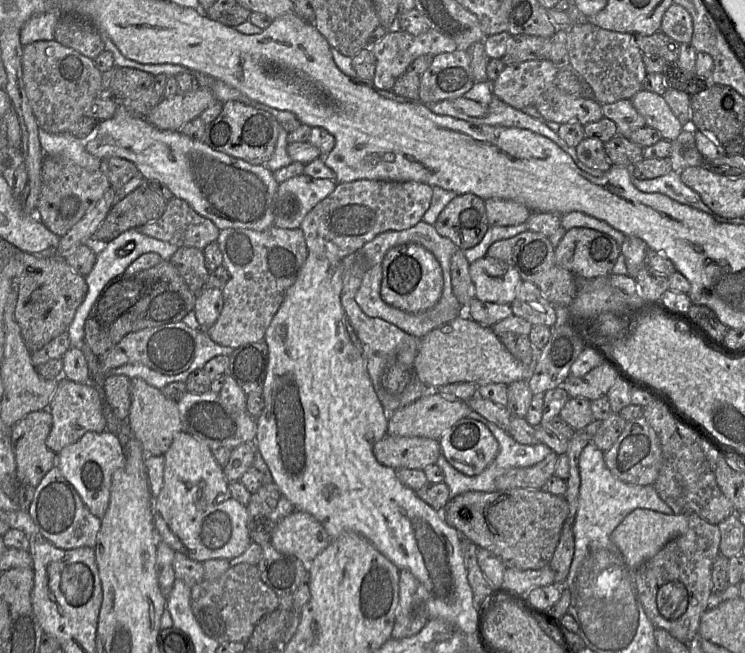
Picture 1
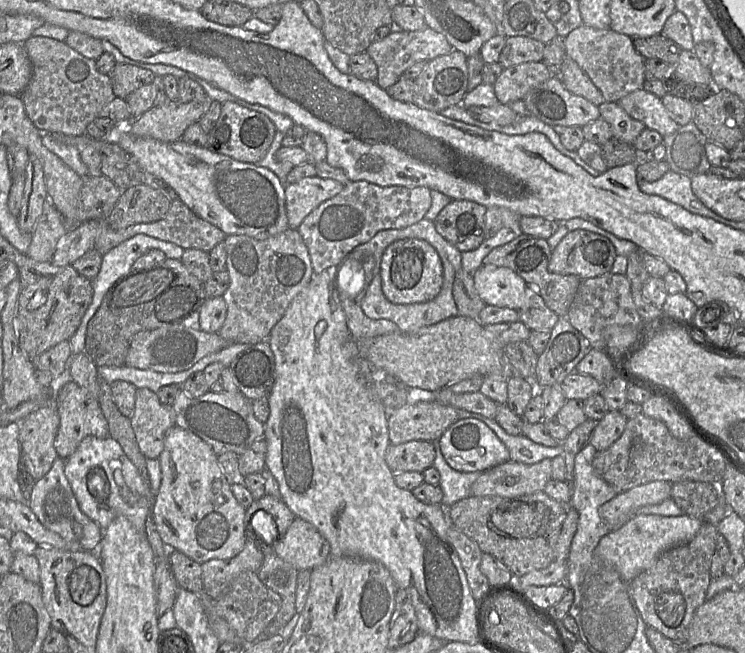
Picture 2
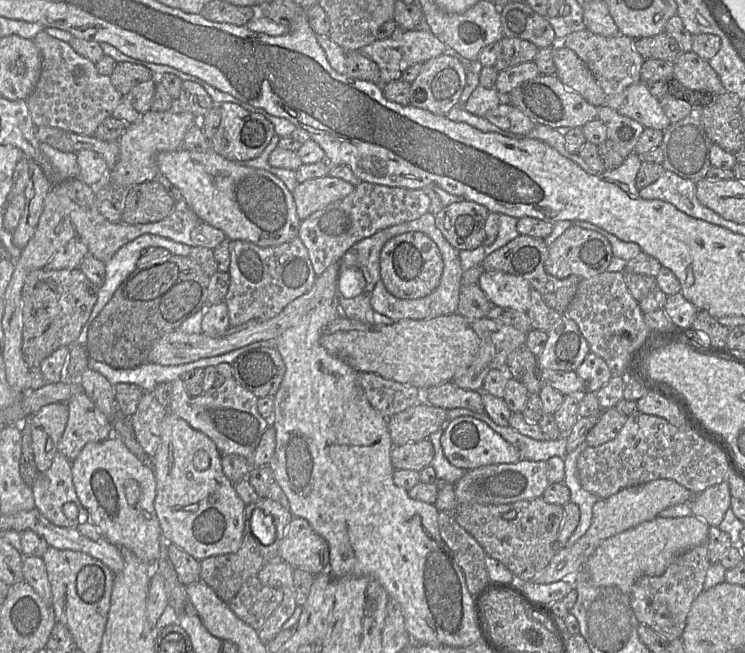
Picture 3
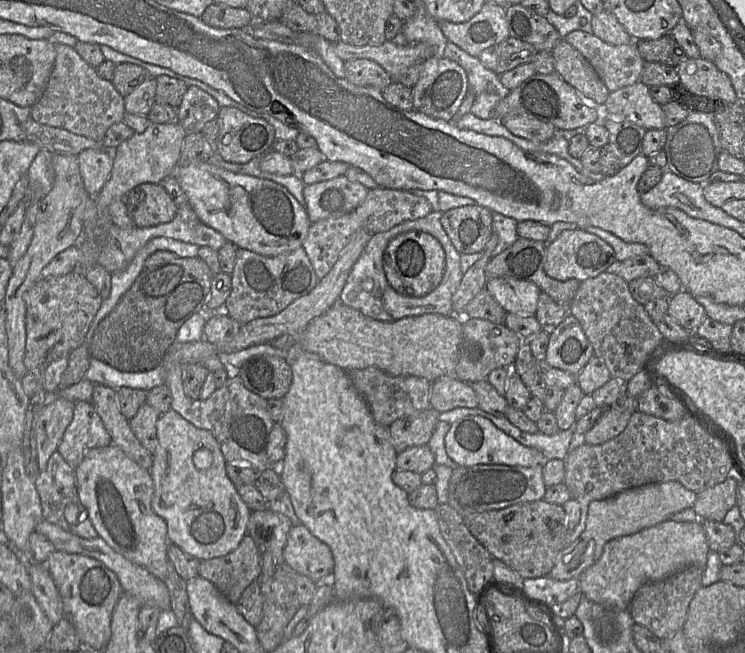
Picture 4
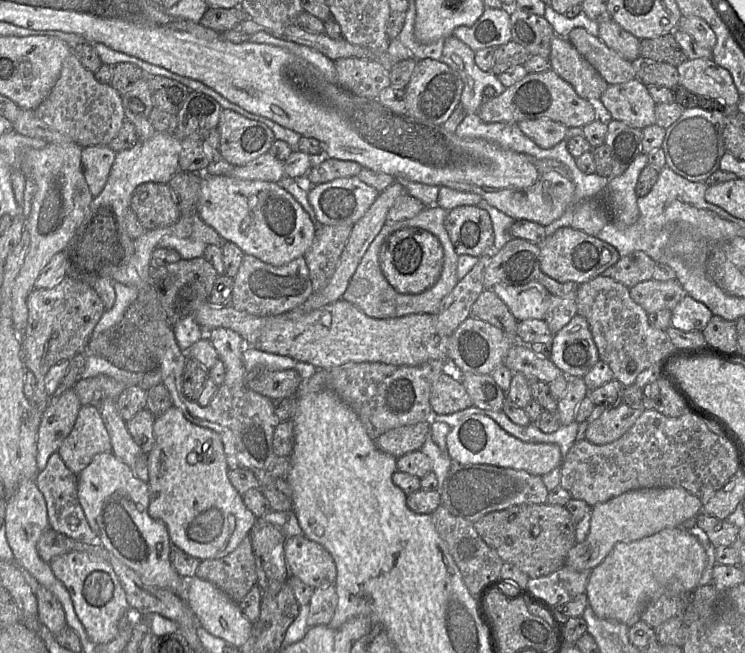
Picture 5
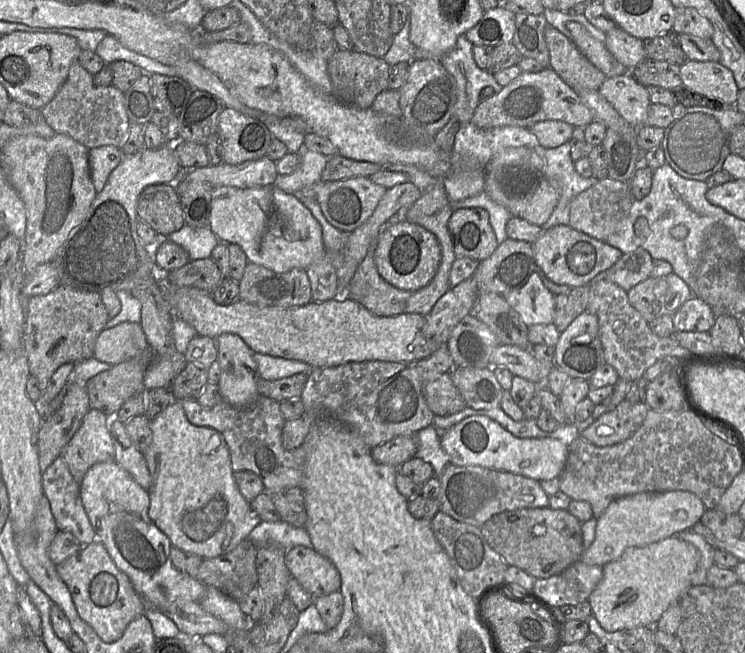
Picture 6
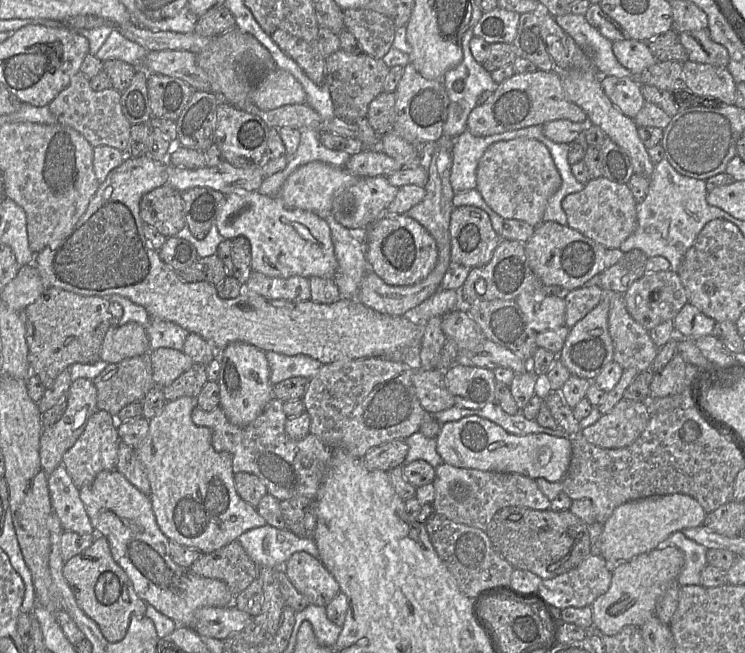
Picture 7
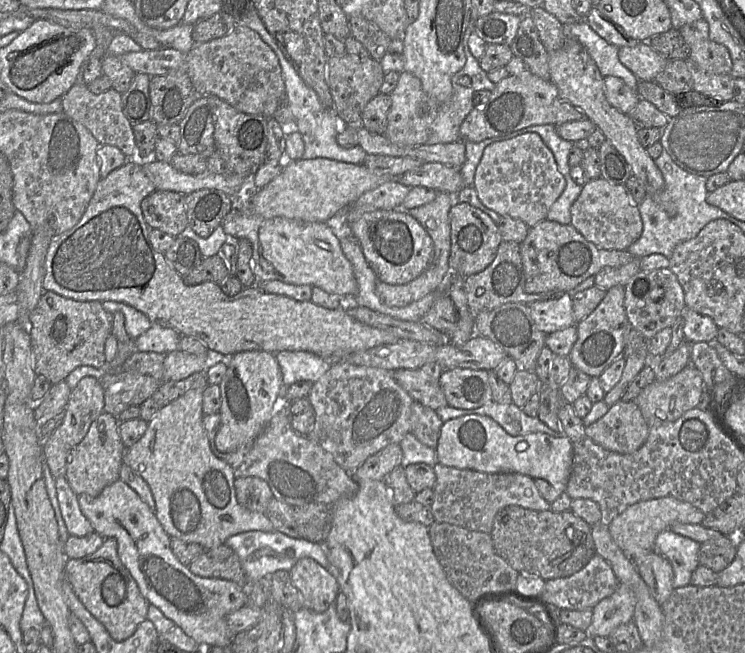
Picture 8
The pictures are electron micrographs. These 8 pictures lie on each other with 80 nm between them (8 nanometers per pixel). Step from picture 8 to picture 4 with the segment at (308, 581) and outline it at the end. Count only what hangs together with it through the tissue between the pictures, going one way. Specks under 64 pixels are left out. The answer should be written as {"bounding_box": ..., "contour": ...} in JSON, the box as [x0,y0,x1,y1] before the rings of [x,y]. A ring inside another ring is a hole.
{"bounding_box":[283,522,334,584],"contour":[[[300,522],[288,532],[283,559],[294,574],[305,575],[316,584],[329,581],[333,573],[334,559],[330,548]]]}

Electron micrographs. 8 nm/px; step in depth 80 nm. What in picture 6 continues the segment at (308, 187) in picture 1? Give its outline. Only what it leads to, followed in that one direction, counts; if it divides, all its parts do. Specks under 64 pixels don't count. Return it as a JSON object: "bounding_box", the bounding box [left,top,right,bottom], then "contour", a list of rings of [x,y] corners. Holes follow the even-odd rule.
{"bounding_box":[316,177,387,232],"contour":[[[352,177],[348,179],[324,182],[316,201],[325,218],[335,228],[351,232],[362,225],[375,211],[387,188],[374,183],[369,177]]]}

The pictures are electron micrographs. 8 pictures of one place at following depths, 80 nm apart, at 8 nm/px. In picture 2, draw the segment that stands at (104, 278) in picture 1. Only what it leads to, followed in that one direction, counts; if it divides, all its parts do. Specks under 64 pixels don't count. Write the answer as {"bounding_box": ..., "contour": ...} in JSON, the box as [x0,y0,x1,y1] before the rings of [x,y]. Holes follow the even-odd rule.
{"bounding_box":[69,234,185,355],"contour":[[[137,234],[125,240],[124,242],[120,243],[116,247],[112,248],[110,251],[108,251],[106,254],[102,256],[102,263],[99,273],[92,280],[92,287],[93,287],[92,301],[88,306],[87,310],[85,311],[85,314],[81,319],[79,327],[69,340],[73,355],[81,353],[83,351],[85,352],[85,339],[86,339],[88,322],[98,310],[107,291],[118,279],[125,276],[132,270],[132,265],[140,256],[143,256],[144,254],[146,254],[148,251],[151,250],[161,250],[162,252],[165,253],[168,259],[180,260],[185,249],[168,241],[163,241],[145,234]]]}

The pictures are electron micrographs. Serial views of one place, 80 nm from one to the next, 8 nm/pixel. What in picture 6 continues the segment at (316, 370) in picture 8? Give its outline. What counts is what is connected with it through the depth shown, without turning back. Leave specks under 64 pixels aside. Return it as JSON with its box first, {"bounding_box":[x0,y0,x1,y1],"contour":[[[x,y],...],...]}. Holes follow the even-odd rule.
{"bounding_box":[254,352,313,380],"contour":[[[254,352],[260,379],[278,380],[298,373],[309,374],[313,367],[305,362]]]}

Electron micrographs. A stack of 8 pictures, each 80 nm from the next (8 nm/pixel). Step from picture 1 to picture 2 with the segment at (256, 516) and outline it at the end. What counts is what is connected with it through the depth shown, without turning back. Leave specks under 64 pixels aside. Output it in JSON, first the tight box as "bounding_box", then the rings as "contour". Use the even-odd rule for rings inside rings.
{"bounding_box":[246,494,295,550],"contour":[[[265,494],[260,499],[254,499],[253,502],[246,509],[246,536],[253,540],[257,540],[262,550],[267,550],[267,547],[271,547],[271,549],[273,550],[273,545],[266,545],[262,541],[260,541],[251,527],[252,516],[258,510],[266,511],[273,517],[278,531],[278,539],[279,537],[285,534],[288,527],[293,522],[295,515],[292,513],[289,507],[283,502],[282,499],[277,499],[267,494]]]}

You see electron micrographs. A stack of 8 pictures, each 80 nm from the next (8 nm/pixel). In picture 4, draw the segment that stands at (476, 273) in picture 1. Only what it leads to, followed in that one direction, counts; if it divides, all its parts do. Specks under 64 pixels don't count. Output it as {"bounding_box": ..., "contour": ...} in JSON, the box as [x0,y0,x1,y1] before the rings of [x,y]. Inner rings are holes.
{"bounding_box":[485,277,541,316],"contour":[[[498,277],[487,279],[485,290],[507,313],[535,316],[541,290],[534,283]]]}

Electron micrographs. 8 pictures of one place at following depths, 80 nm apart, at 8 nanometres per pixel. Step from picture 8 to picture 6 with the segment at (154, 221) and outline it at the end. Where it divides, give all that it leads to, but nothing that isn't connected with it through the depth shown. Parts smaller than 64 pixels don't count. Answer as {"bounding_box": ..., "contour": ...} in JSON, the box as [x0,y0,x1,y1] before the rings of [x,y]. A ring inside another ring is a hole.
{"bounding_box":[137,183,185,238],"contour":[[[174,183],[151,184],[138,197],[137,216],[162,238],[185,225]]]}

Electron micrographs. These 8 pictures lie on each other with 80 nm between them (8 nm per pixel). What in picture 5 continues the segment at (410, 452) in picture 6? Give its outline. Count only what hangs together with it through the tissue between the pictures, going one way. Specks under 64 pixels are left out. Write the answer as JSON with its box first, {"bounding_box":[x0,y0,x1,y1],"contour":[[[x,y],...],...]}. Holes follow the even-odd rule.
{"bounding_box":[375,421,431,458],"contour":[[[431,421],[401,426],[381,434],[375,441],[377,448],[396,458],[419,450],[425,442]]]}

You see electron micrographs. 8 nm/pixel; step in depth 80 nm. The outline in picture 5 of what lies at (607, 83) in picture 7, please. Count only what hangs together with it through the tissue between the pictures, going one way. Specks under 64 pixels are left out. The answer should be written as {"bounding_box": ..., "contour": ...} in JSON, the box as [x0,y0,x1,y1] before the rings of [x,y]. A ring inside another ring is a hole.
{"bounding_box":[598,79,656,129],"contour":[[[637,79],[608,85],[598,107],[606,119],[621,121],[631,127],[643,129],[655,124],[656,103],[648,92],[648,86]]]}

